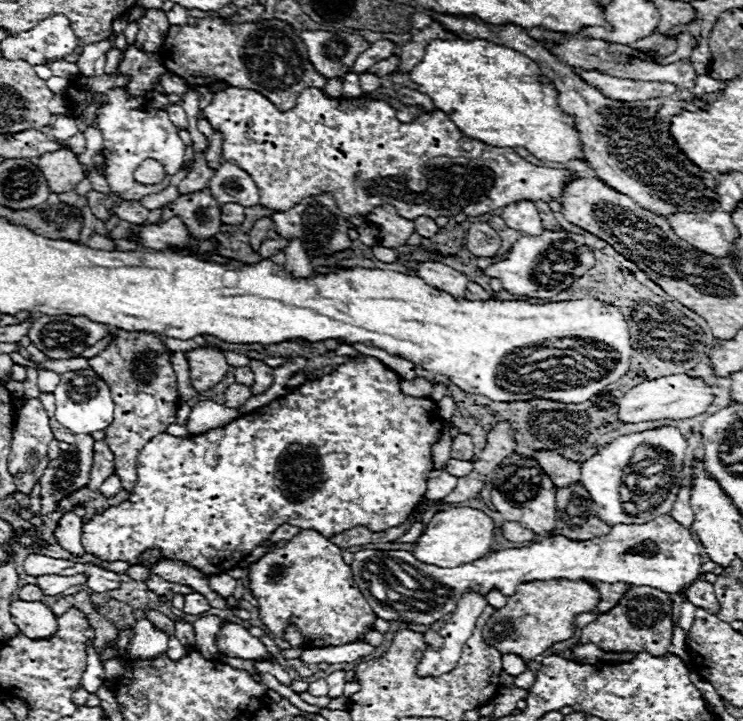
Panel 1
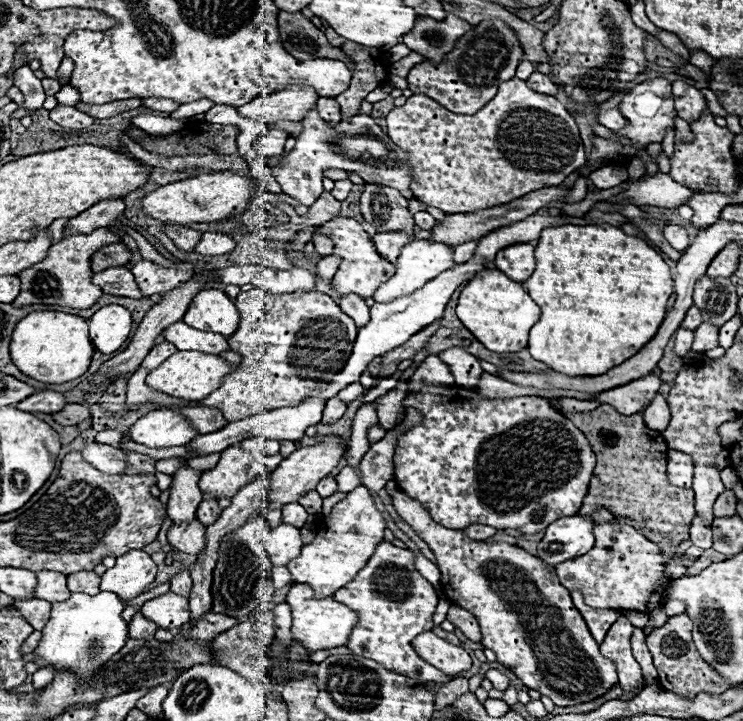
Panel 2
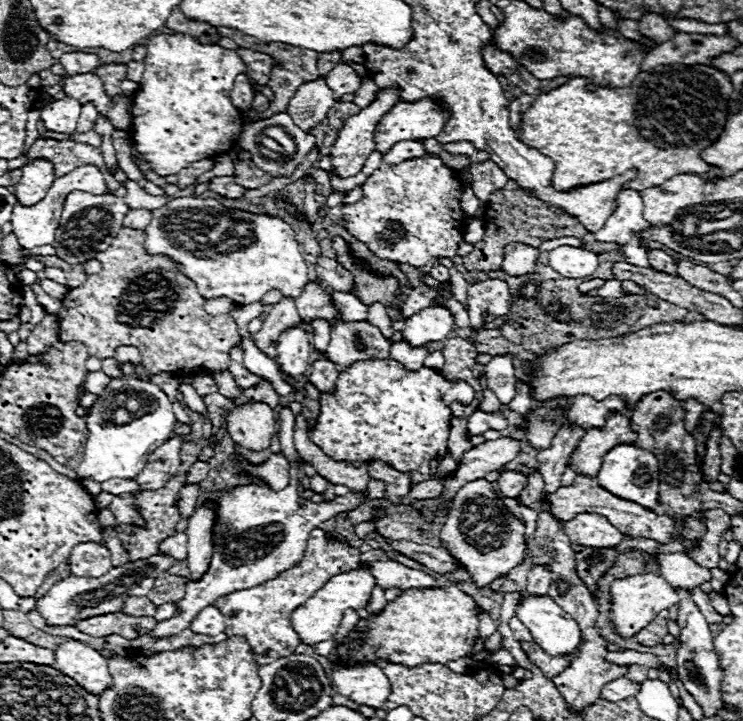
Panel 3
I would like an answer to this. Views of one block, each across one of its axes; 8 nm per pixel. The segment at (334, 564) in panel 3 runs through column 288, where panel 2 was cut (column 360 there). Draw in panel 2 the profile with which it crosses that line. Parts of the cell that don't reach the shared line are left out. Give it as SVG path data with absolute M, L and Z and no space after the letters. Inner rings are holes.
M380 542L366 566L356 574L352 582L338 588L334 598L358 612L360 624L352 630L348 648L356 656L372 658L394 672L402 672L418 682L448 682L450 678L438 672L434 666L422 662L414 652L414 636L432 630L432 616L438 604L438 596L432 584L414 568L414 556L410 550L398 548L390 542Z

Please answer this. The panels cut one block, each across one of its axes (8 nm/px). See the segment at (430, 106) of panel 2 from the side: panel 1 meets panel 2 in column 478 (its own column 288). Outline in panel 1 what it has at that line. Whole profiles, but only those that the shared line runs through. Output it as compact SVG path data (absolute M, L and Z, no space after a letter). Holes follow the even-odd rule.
M226 88L212 96L212 102L202 110L210 126L222 132L222 158L234 162L256 180L260 188L260 204L264 208L284 212L300 204L308 196L330 192L336 206L346 216L368 216L380 204L392 204L402 218L414 220L416 216L480 216L496 208L504 208L516 200L558 200L564 180L576 174L568 170L554 170L534 166L520 158L514 148L492 148L478 140L460 134L456 124L442 112L422 112L414 122L398 122L394 108L384 100L368 98L328 98L318 88L304 88L292 110L278 110L266 96L246 88ZM444 158L466 158L468 172L446 172Z

